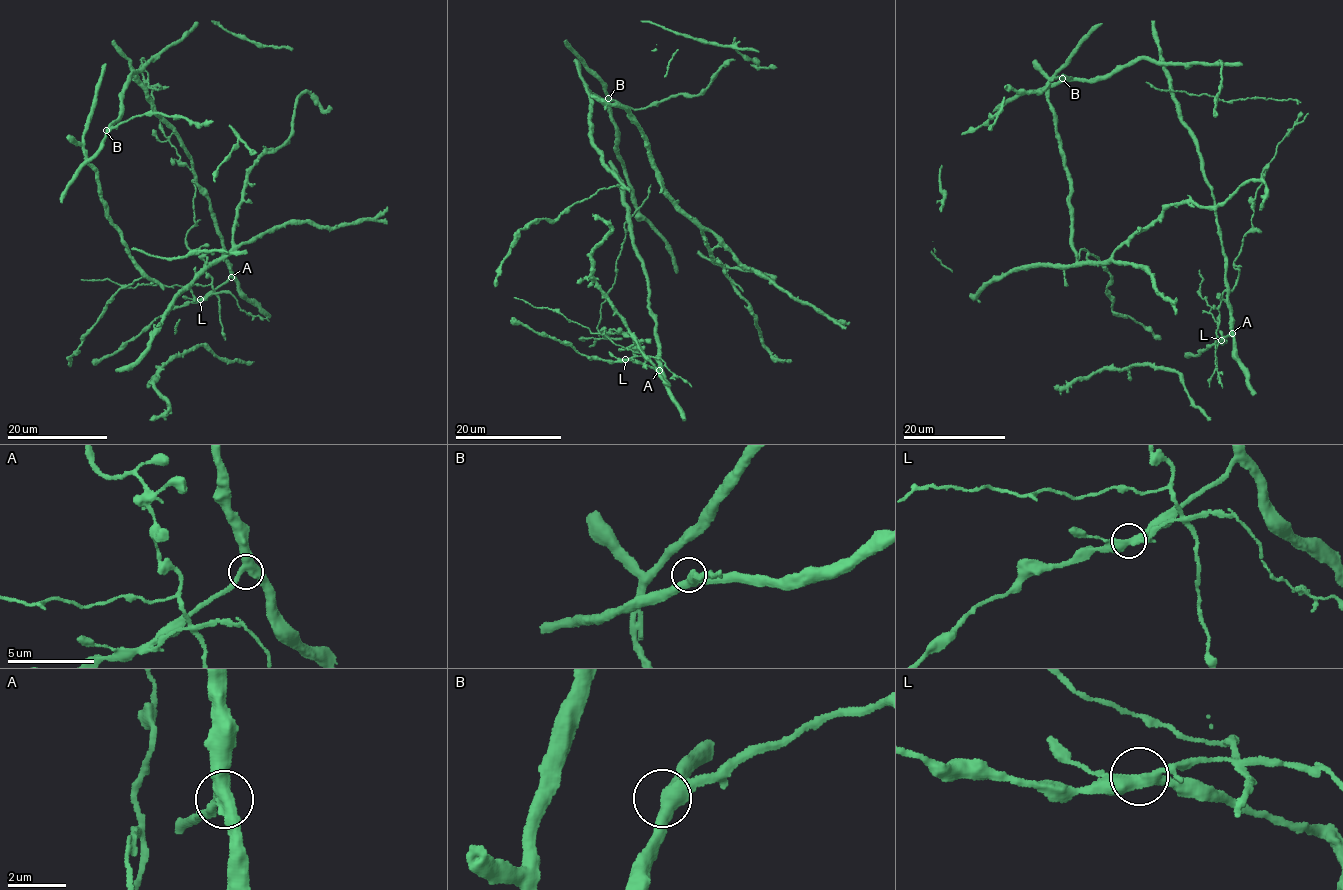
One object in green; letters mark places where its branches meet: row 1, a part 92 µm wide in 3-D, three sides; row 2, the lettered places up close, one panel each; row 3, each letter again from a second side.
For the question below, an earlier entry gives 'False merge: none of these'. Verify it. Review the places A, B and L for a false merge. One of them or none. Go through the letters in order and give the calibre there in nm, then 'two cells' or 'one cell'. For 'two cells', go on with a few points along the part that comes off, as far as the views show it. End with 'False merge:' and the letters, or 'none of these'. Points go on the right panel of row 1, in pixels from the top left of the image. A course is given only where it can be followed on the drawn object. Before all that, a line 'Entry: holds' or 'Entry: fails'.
Entry: fails
A: 400 nm | one cell
B: 440 nm | one cell
L: 360 nm | two cells
False merge: L

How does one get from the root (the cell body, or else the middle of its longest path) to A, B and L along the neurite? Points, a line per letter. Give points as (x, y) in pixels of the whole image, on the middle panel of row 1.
A: (621, 156), (629, 188), (622, 198), (649, 291), (659, 370)
B: (621, 156), (608, 98)
L: (621, 156), (629, 188), (622, 198), (649, 291), (659, 366), (625, 359)

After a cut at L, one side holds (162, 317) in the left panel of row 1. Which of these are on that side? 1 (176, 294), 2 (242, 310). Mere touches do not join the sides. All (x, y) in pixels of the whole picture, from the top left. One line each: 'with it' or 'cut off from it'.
1: with it
2: cut off from it

